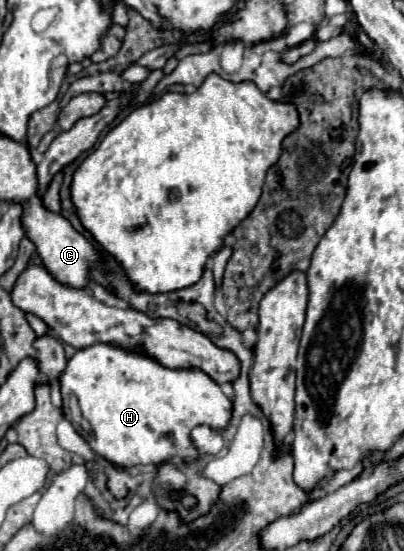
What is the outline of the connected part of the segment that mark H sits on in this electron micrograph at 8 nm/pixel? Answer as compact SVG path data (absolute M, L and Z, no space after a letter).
M95 344L77 350L61 372L59 386L65 418L71 422L69 392L73 392L79 400L81 416L91 426L91 432L87 432L73 422L77 432L89 442L95 454L111 464L123 464L125 468L161 464L175 456L195 460L197 450L193 450L189 440L191 428L207 424L215 430L223 430L231 420L231 400L205 372L197 368L169 370L147 356L131 354L111 344Z

